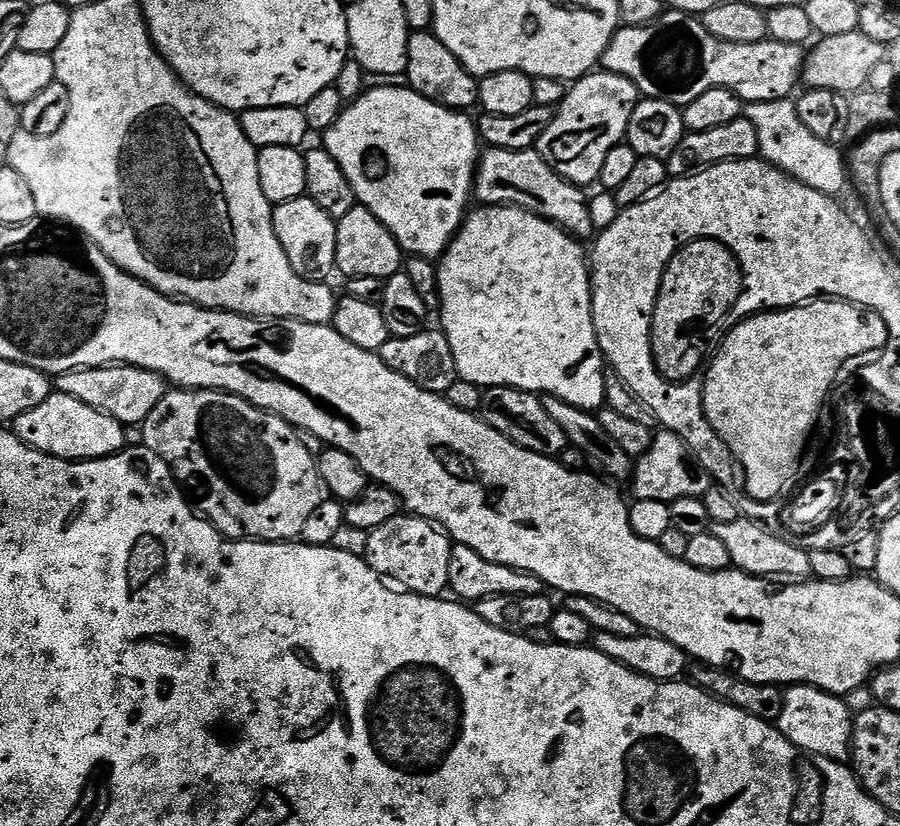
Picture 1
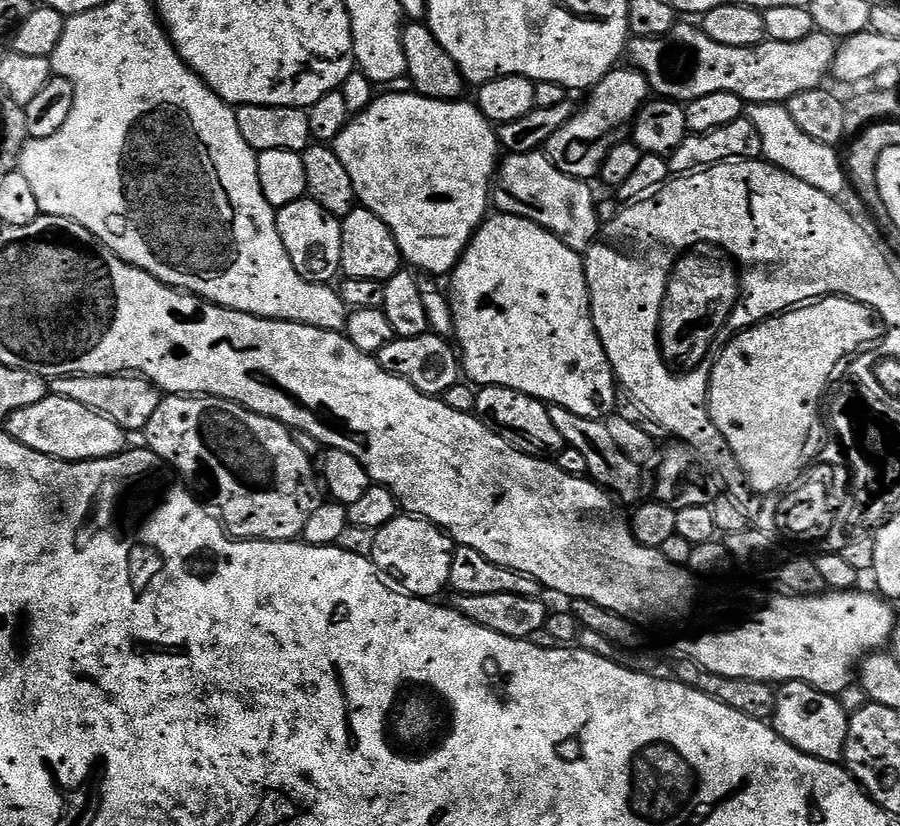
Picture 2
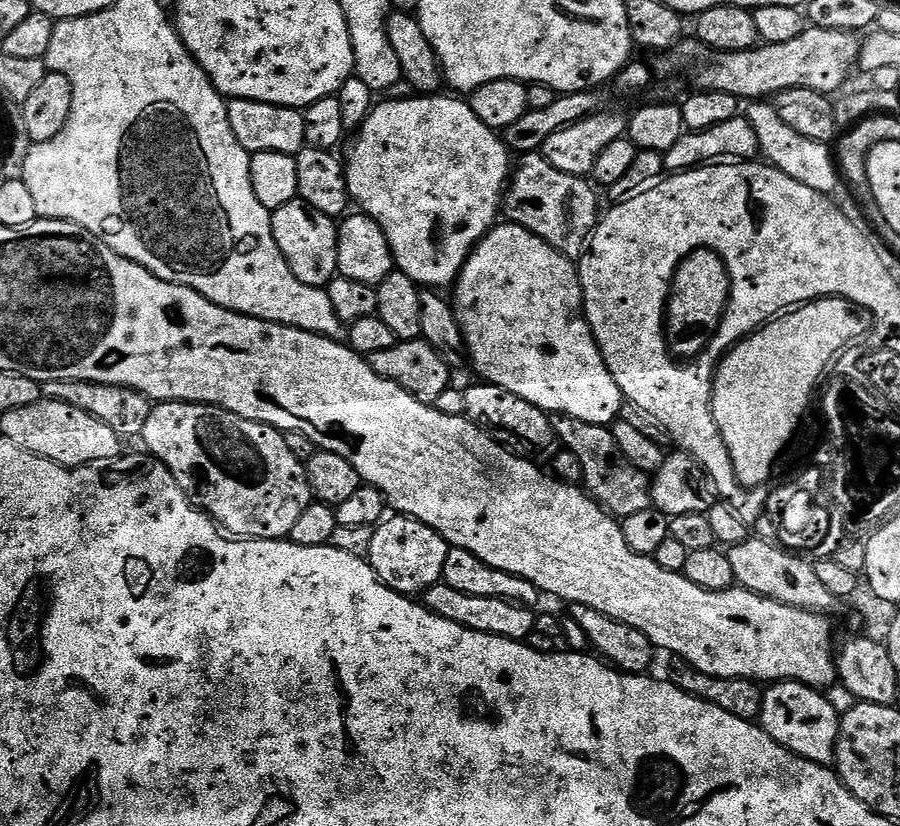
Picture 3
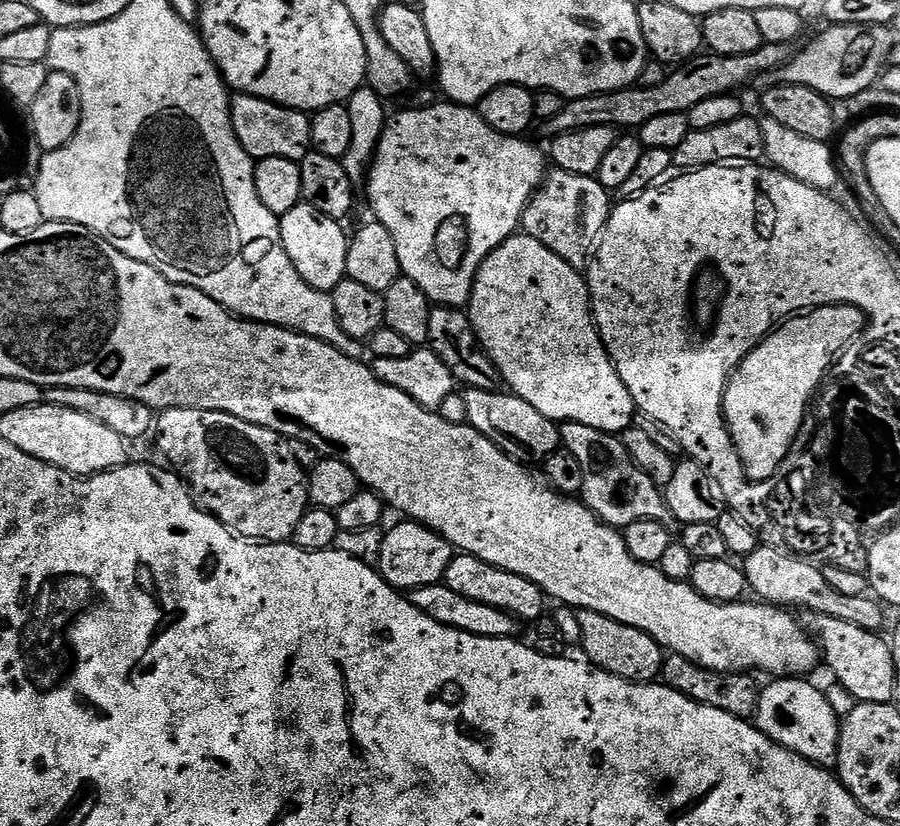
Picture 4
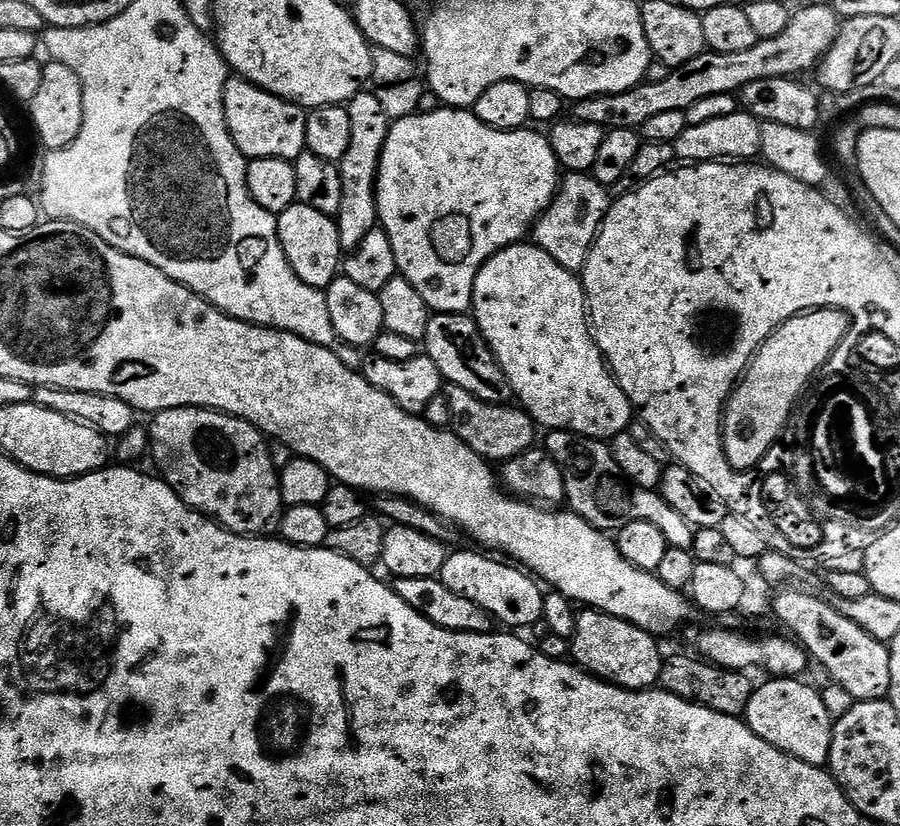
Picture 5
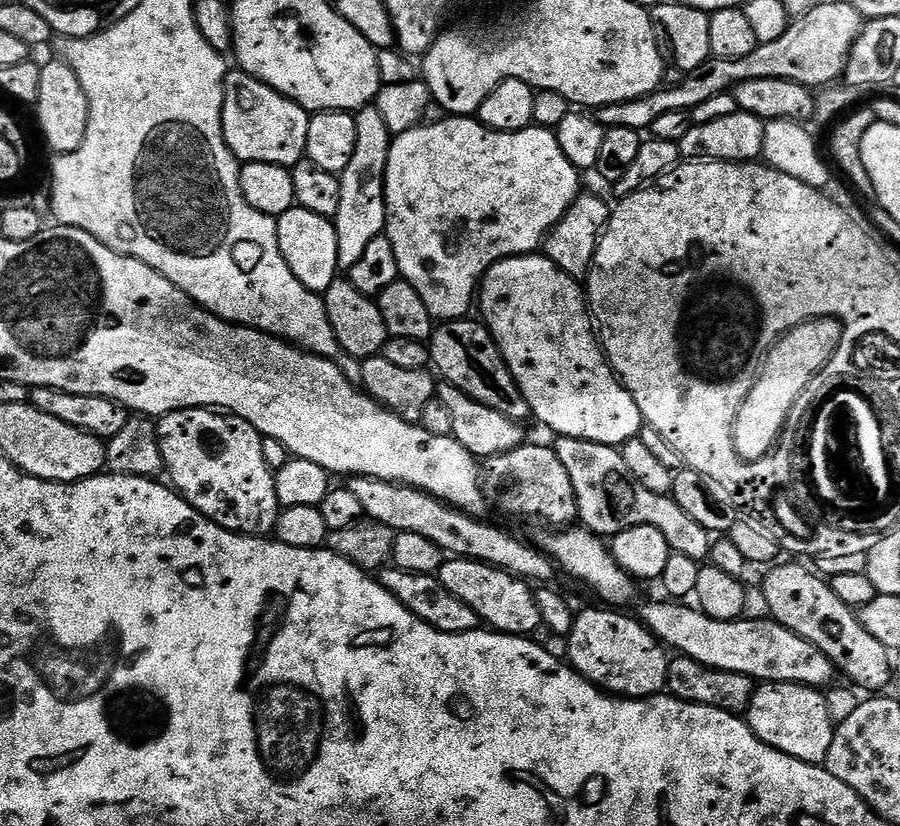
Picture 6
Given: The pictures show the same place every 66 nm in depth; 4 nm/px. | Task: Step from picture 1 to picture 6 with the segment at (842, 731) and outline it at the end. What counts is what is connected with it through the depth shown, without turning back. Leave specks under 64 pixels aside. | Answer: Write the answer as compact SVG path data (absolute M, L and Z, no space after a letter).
M761 683L752 693L746 723L759 740L807 764L823 765L834 731L827 699L817 689L806 688L803 684Z

